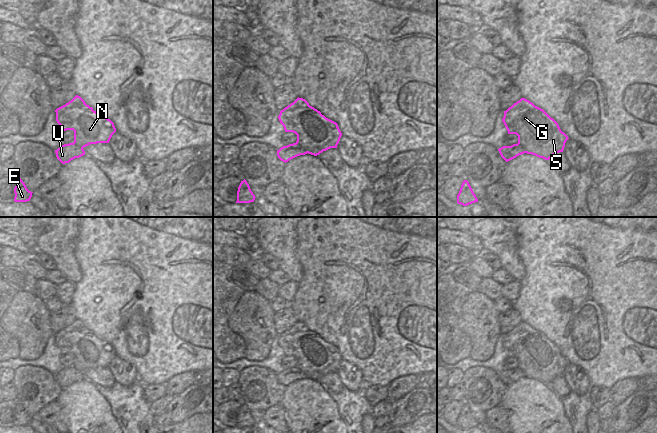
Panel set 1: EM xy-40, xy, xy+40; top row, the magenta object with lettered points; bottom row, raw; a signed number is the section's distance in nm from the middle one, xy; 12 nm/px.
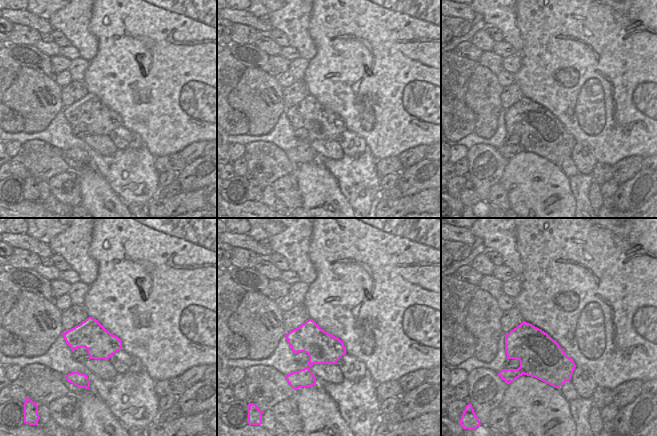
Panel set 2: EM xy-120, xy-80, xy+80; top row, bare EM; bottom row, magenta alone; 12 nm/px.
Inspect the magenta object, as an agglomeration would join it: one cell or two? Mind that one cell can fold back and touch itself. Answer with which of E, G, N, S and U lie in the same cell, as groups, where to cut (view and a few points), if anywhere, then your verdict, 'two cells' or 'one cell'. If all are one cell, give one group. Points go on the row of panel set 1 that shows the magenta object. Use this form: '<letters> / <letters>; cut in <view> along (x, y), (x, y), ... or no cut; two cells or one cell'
E U / G N S; cut in xy along (296, 142), (307, 152); two cells

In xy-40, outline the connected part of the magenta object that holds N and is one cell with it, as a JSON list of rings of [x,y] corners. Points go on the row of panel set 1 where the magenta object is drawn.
[[[78,95],[55,112],[62,131],[73,130],[73,143],[81,148],[90,144],[109,143],[116,132],[110,119],[98,114]]]

